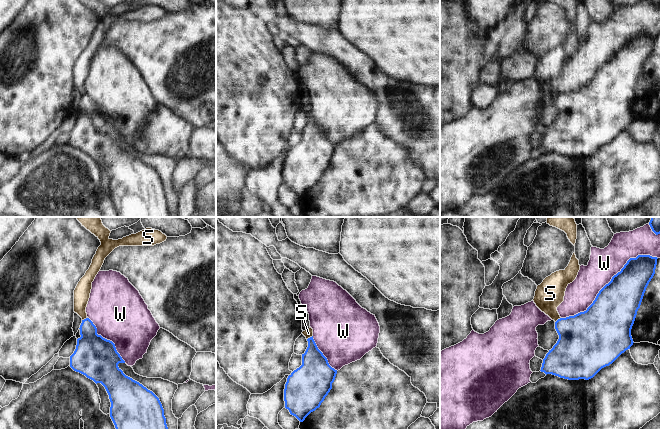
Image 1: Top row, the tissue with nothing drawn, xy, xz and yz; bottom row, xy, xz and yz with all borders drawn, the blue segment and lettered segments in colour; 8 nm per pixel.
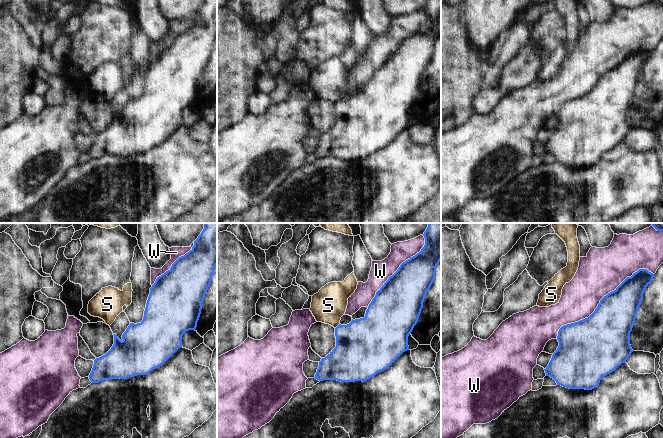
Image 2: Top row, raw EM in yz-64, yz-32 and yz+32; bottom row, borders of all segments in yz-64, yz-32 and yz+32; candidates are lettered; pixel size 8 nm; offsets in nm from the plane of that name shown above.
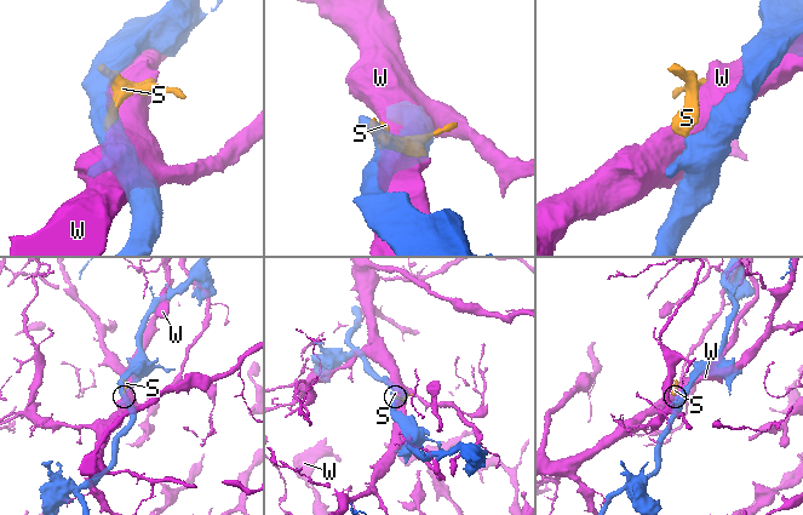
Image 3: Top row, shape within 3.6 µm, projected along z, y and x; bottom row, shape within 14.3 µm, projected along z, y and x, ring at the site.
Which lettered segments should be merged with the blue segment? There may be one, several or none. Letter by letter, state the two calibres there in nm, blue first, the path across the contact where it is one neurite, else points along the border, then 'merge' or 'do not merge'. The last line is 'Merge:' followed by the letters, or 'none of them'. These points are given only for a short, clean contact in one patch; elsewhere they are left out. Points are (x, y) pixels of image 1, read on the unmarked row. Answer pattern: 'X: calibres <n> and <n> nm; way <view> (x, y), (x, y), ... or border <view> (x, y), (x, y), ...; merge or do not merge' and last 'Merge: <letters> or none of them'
S: calibres 260 and 130 nm; border xy (87, 93), (82, 96); do not merge
W: calibres 360 and 240 nm; do not merge
Merge: none of them

